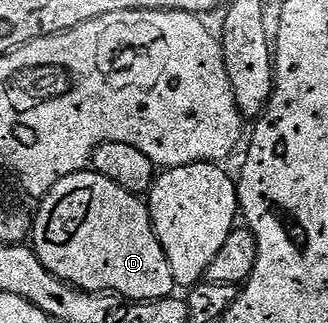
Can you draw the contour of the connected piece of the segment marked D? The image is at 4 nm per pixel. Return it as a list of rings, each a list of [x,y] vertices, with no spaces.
[[[92,169],[71,173],[71,177],[63,177],[63,181],[50,189],[38,207],[41,208],[37,215],[35,211],[31,223],[31,246],[39,261],[43,261],[45,268],[55,273],[55,277],[81,291],[112,293],[125,301],[168,299],[174,294],[171,265],[167,265],[163,245],[159,245],[153,231],[148,206],[138,196],[115,185],[115,181]]]

